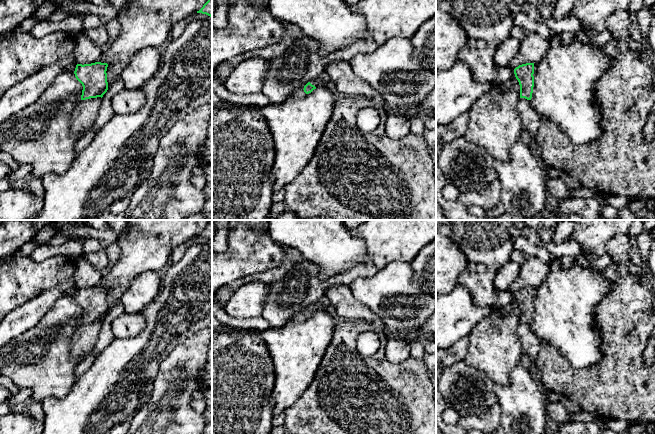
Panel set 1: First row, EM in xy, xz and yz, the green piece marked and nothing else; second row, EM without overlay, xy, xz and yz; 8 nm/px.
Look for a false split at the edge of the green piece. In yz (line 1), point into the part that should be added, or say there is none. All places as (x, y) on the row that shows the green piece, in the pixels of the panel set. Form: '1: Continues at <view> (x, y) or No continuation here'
1: Continues at yz (531, 119)

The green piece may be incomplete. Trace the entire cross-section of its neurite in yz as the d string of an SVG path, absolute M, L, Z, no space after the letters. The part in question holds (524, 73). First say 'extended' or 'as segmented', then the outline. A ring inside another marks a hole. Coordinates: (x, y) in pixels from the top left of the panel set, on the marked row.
extended; M534 63L519 65L514 69L514 74L520 85L518 113L523 128L528 132L530 138L535 140L541 126L541 116L531 105L534 87Z

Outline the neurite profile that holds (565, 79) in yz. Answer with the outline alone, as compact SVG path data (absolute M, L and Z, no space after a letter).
M557 33L548 39L545 56L534 63L534 87L532 107L541 117L548 118L569 138L580 146L598 139L603 131L600 127L602 113L596 103L596 83L609 68L611 57L602 48L583 44L577 39L563 45Z

